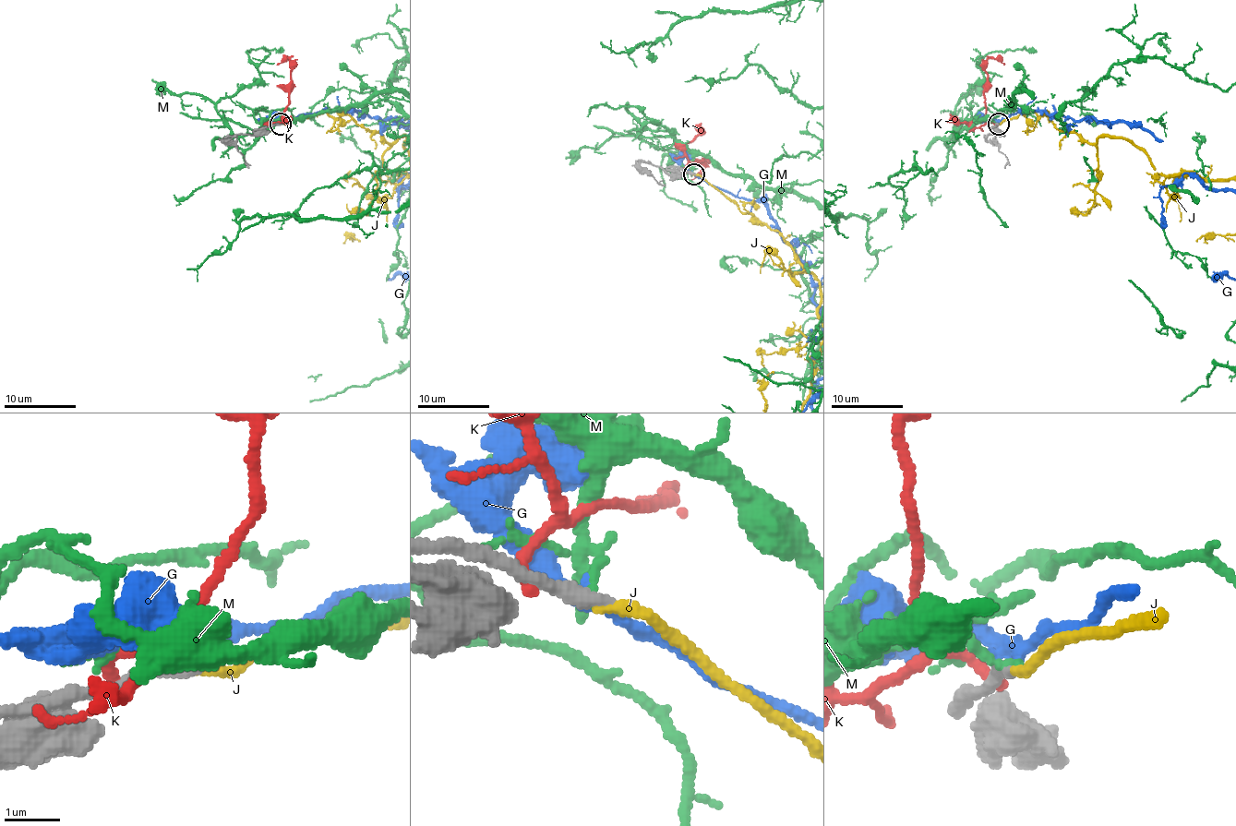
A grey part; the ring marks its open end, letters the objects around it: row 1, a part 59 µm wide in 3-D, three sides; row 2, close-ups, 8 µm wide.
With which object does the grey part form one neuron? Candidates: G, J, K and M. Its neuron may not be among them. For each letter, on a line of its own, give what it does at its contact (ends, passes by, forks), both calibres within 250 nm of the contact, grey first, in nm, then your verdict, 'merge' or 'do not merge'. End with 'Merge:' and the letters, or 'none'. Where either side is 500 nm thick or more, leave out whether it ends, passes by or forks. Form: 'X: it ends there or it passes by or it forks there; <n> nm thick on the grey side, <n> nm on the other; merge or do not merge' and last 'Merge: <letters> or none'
G: it passes by; 280 nm thick on the grey side, 300 nm on the other; do not merge
J: it ends there; 280 nm thick on the grey side, 170 nm on the other; merge
K: it ends there; 220 nm thick on the grey side, 220 nm on the other; do not merge
M: it passes by; 280 nm thick on the grey side, 130 nm on the other; do not merge
Merge: J

